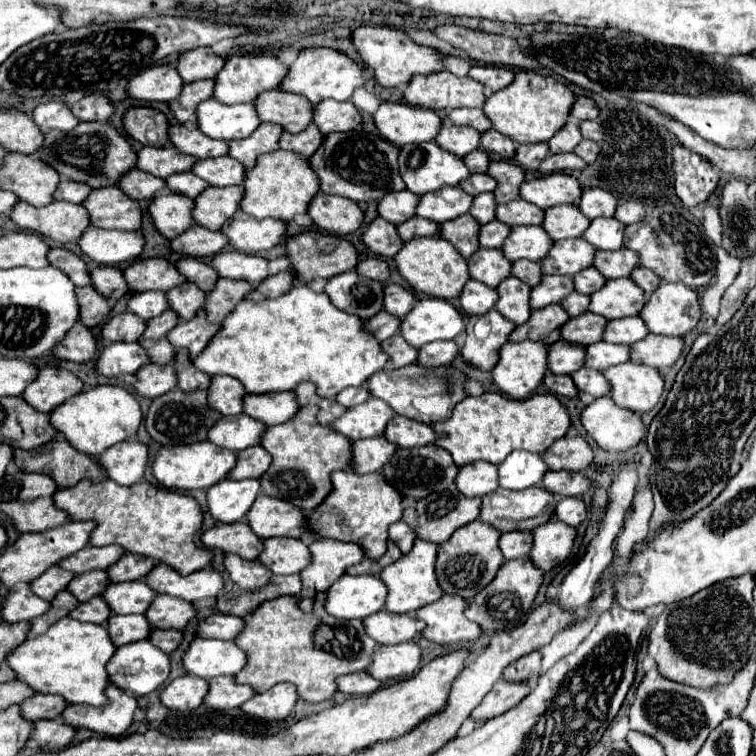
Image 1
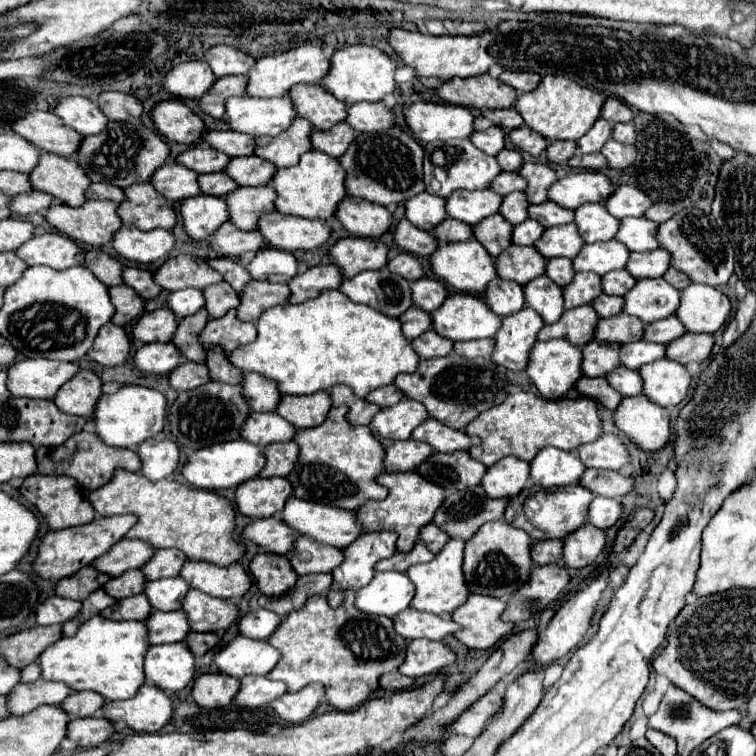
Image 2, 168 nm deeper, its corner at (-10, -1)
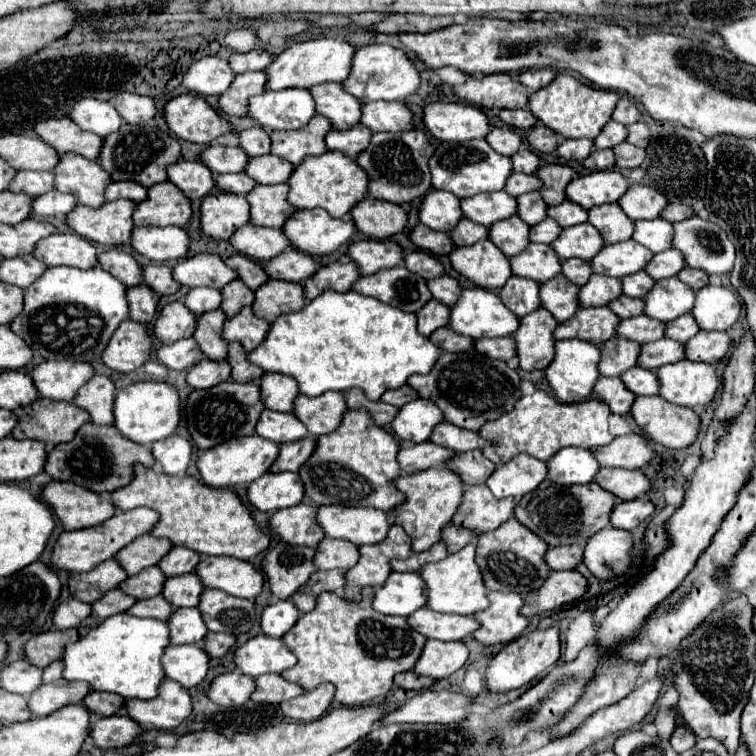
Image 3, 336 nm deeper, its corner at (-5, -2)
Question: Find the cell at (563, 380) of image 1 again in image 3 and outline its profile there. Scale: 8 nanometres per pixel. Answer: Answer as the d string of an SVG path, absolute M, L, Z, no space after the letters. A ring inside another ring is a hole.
M601 377L595 385L595 395L601 397L617 415L627 415L637 397L625 387L621 377Z

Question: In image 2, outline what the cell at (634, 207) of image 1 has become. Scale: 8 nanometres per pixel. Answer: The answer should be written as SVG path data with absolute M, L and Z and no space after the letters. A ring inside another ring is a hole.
M658 202L658 204L652 204L646 212L644 212L644 218L648 220L654 220L654 222L666 222L670 216L674 216L674 208L672 204L668 202Z

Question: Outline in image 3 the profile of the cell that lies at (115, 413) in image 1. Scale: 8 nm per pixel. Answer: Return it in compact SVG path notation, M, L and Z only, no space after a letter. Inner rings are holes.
M143 381L133 383L117 393L115 399L115 427L131 441L141 445L151 445L153 441L165 439L177 433L177 425L181 421L181 399L177 387L163 381Z

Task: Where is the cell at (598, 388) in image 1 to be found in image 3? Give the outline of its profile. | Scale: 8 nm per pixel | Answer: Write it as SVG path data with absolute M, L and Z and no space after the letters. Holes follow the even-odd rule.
M633 367L621 375L625 385L635 393L635 395L659 395L659 381L655 371L643 369L643 367Z

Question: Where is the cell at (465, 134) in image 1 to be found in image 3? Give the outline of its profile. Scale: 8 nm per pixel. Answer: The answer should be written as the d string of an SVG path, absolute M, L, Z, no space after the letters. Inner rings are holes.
M495 127L487 135L487 141L497 153L507 155L507 157L517 153L521 149L521 143L523 143L521 135L517 131L513 131L513 129L509 129L509 127Z

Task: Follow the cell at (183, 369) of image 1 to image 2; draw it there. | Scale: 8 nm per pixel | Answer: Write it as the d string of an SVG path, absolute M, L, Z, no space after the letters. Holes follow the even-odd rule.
M218 346L206 348L206 362L204 364L208 366L210 380L226 382L226 384L240 384L242 382L242 372L226 360L226 354L222 354Z

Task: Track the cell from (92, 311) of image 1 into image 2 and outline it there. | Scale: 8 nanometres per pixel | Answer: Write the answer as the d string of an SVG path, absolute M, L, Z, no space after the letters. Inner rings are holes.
M120 284L120 286L112 286L108 290L108 294L110 294L112 304L116 308L116 312L112 316L114 324L126 326L126 324L130 324L134 318L138 318L142 314L144 300L132 288L126 288L124 284Z

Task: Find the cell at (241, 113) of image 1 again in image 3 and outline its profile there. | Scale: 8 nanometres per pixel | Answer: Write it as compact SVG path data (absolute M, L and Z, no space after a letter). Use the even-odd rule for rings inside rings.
M281 89L277 93L265 91L249 99L249 117L261 123L263 129L301 129L315 115L315 101L309 89Z

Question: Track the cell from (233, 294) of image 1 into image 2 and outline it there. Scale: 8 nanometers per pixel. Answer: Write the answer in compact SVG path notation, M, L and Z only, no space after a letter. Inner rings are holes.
M252 280L250 284L246 284L244 292L240 292L240 304L236 308L236 316L242 322L256 322L266 308L284 304L288 294L290 290L286 284Z

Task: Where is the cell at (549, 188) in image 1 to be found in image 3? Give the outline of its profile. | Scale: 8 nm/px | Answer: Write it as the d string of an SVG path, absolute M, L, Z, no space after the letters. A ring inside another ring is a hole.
M615 169L593 171L573 179L567 185L567 199L573 203L579 203L585 209L591 209L595 205L619 201L619 197L627 189L629 189L629 181L619 171Z

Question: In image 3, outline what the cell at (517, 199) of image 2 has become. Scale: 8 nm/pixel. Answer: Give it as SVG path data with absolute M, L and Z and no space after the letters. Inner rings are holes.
M533 191L533 193L525 193L521 197L517 197L517 203L519 203L519 211L517 215L521 219L525 219L525 223L529 223L531 227L541 223L543 219L547 219L547 209L549 205L543 201L543 197Z

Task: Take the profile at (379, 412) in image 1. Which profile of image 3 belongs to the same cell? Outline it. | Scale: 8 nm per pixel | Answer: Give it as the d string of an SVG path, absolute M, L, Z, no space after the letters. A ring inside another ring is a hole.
M415 399L399 411L399 415L393 421L393 431L403 441L423 443L431 437L433 427L443 421L445 419L441 417L441 409L437 409L433 401Z

